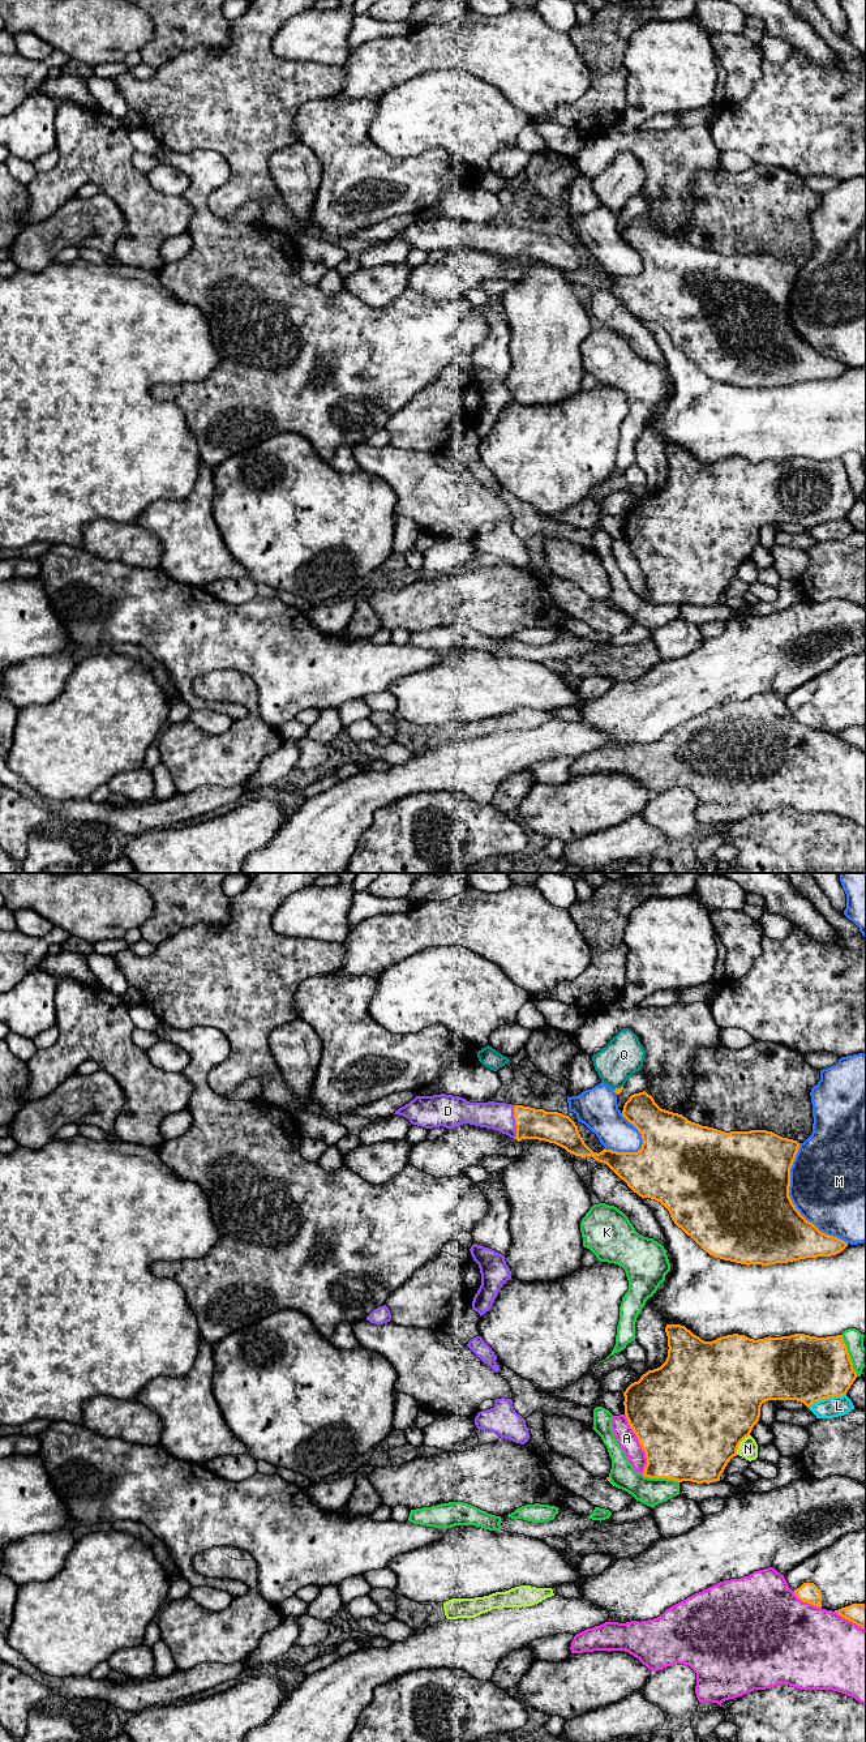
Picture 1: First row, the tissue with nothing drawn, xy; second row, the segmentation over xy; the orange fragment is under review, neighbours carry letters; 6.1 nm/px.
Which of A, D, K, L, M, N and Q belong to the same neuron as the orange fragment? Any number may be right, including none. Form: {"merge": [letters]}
{"merge": ["D"]}

